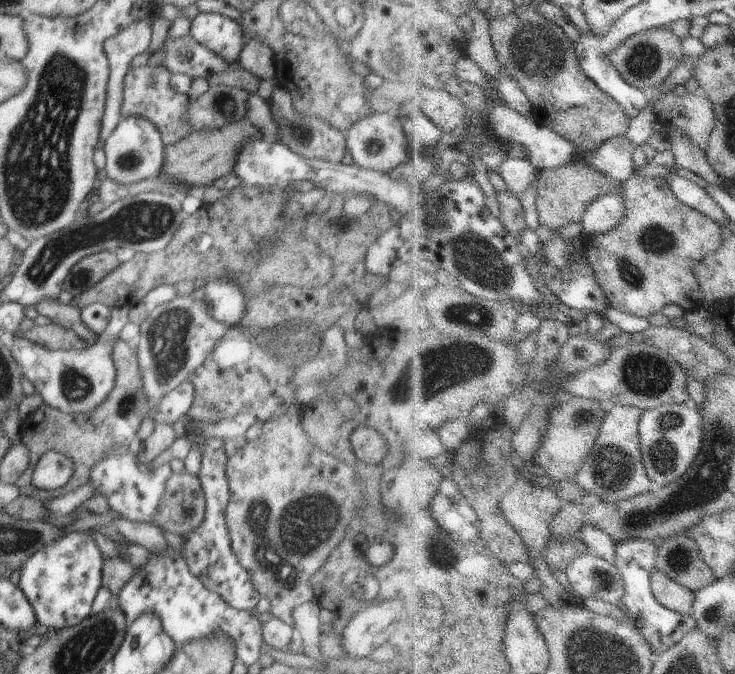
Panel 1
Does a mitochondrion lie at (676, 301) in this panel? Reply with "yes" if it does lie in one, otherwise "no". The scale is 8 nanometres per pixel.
no

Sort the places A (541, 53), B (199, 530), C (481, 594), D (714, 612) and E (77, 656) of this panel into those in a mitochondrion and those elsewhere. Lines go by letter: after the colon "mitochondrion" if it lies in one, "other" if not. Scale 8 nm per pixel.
A: mitochondrion
B: other
C: other
D: mitochondrion
E: mitochondrion

